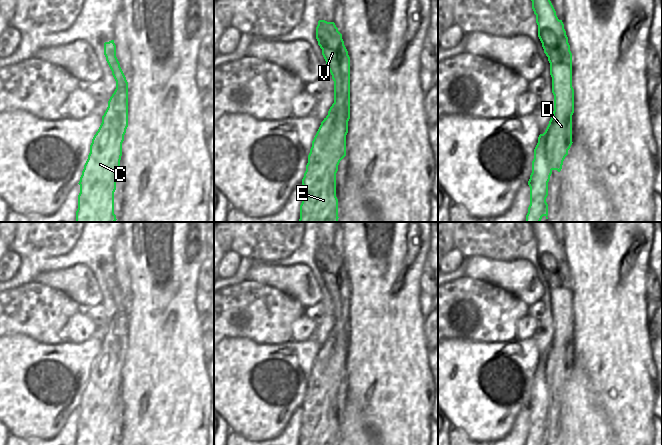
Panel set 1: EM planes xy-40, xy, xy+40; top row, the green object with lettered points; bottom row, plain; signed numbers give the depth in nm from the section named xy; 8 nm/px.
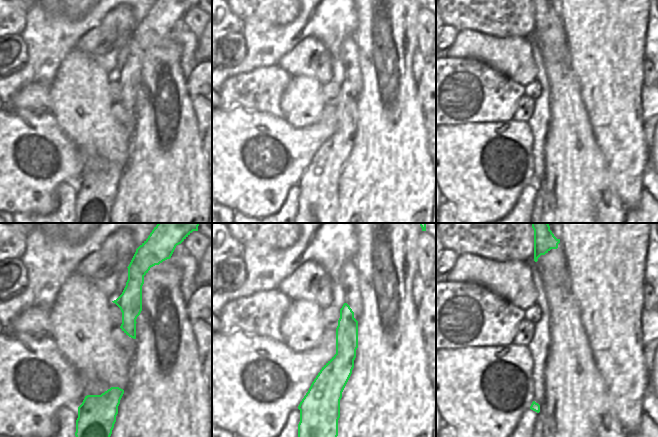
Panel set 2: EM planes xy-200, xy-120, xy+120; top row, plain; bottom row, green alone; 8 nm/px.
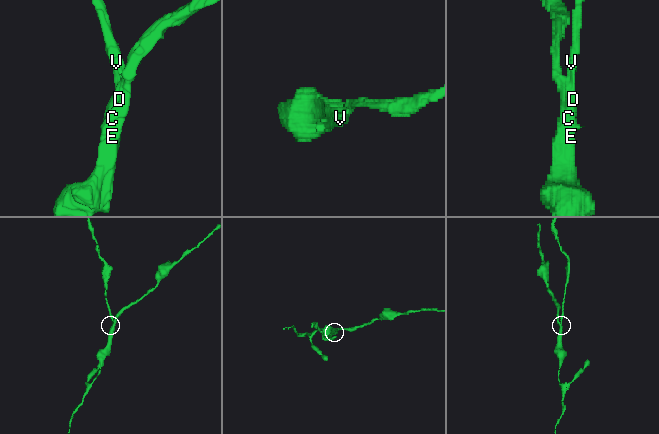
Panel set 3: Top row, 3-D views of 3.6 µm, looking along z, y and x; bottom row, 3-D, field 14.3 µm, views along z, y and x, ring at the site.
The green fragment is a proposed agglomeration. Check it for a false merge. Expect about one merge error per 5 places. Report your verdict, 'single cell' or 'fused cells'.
fused cells

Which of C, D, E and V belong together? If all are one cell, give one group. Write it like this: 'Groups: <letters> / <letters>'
Groups: C E / D V.

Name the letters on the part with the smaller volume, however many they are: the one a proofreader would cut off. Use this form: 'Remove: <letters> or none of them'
Remove: D, V

